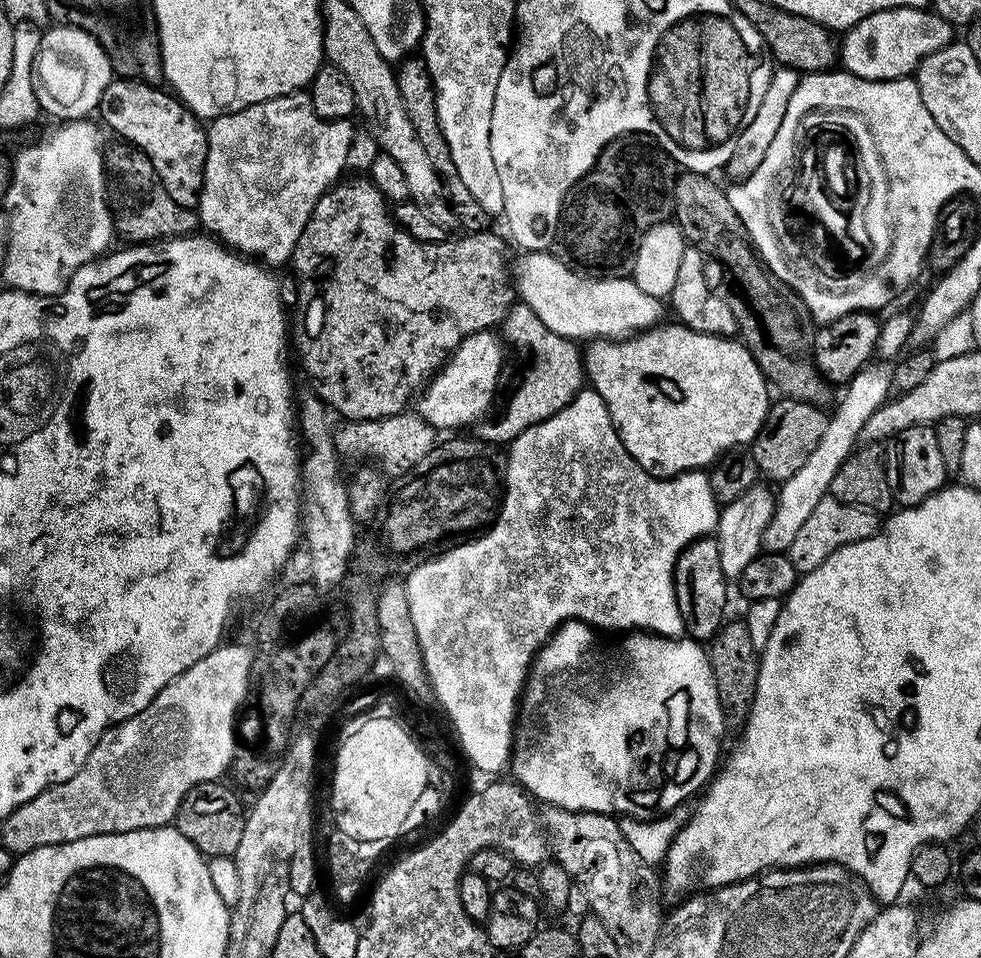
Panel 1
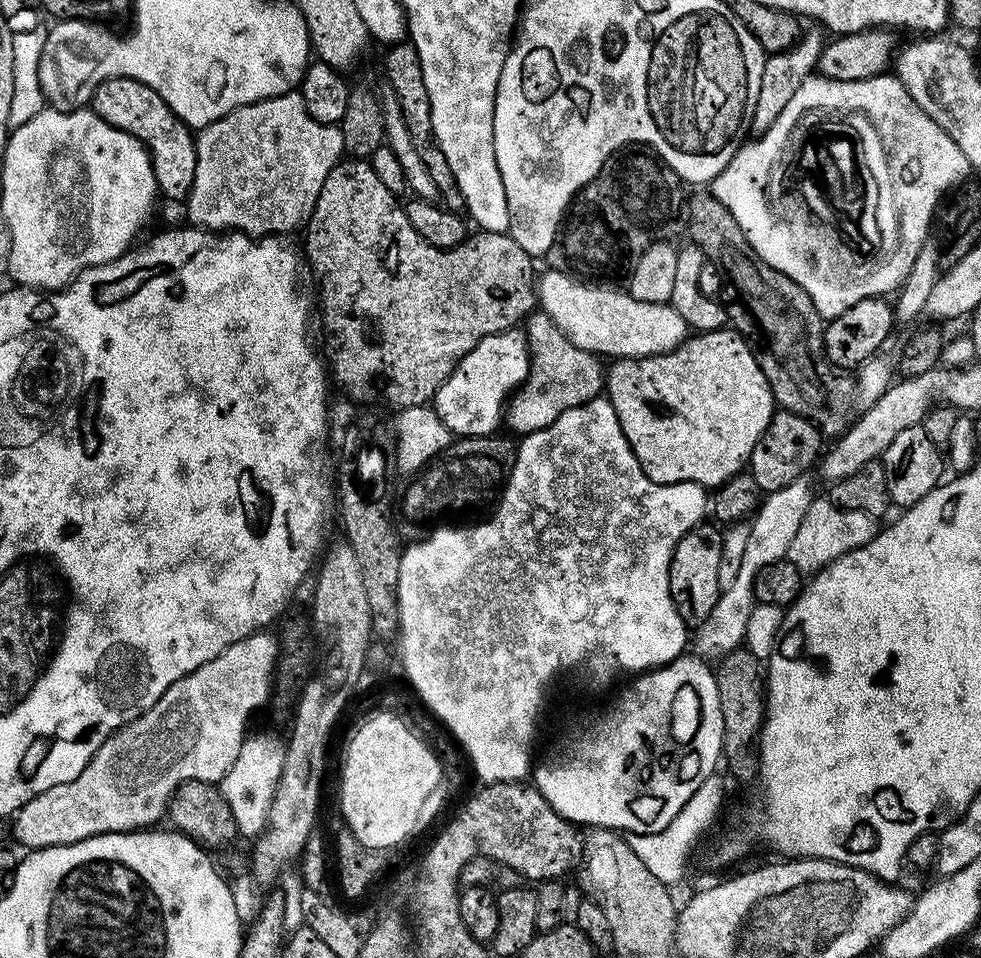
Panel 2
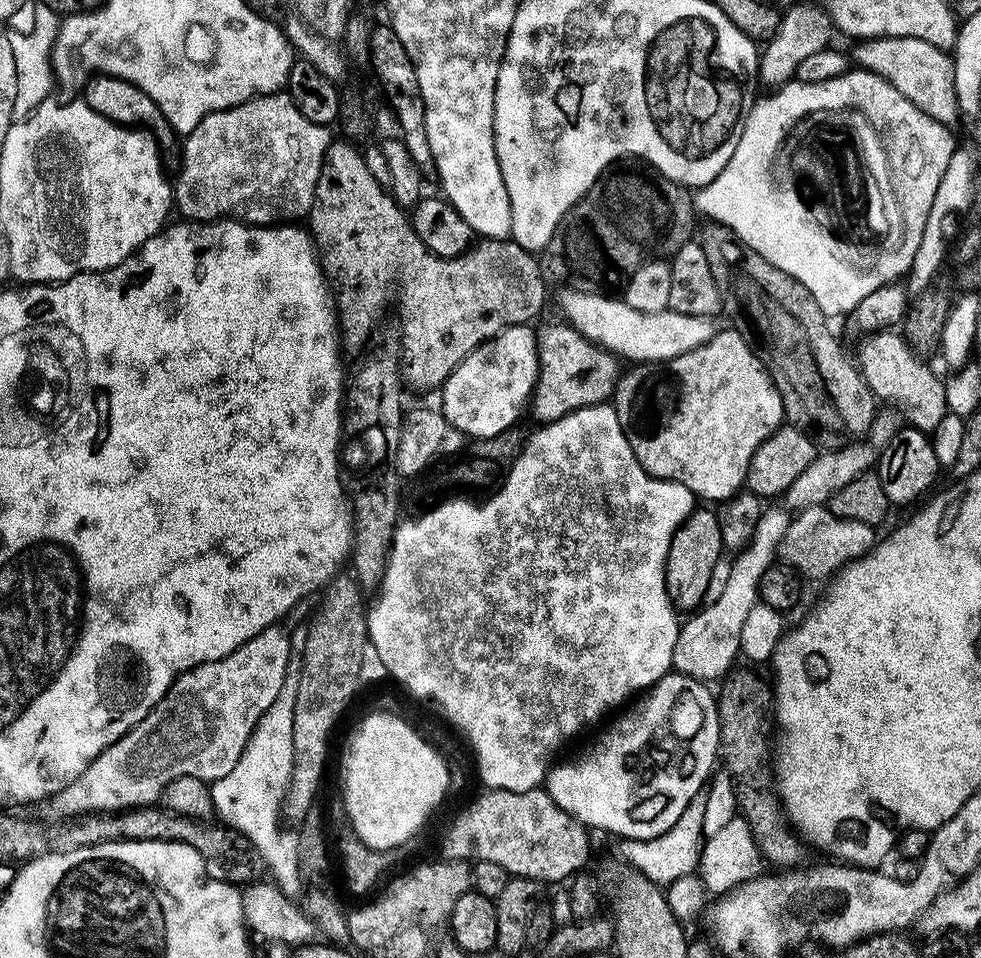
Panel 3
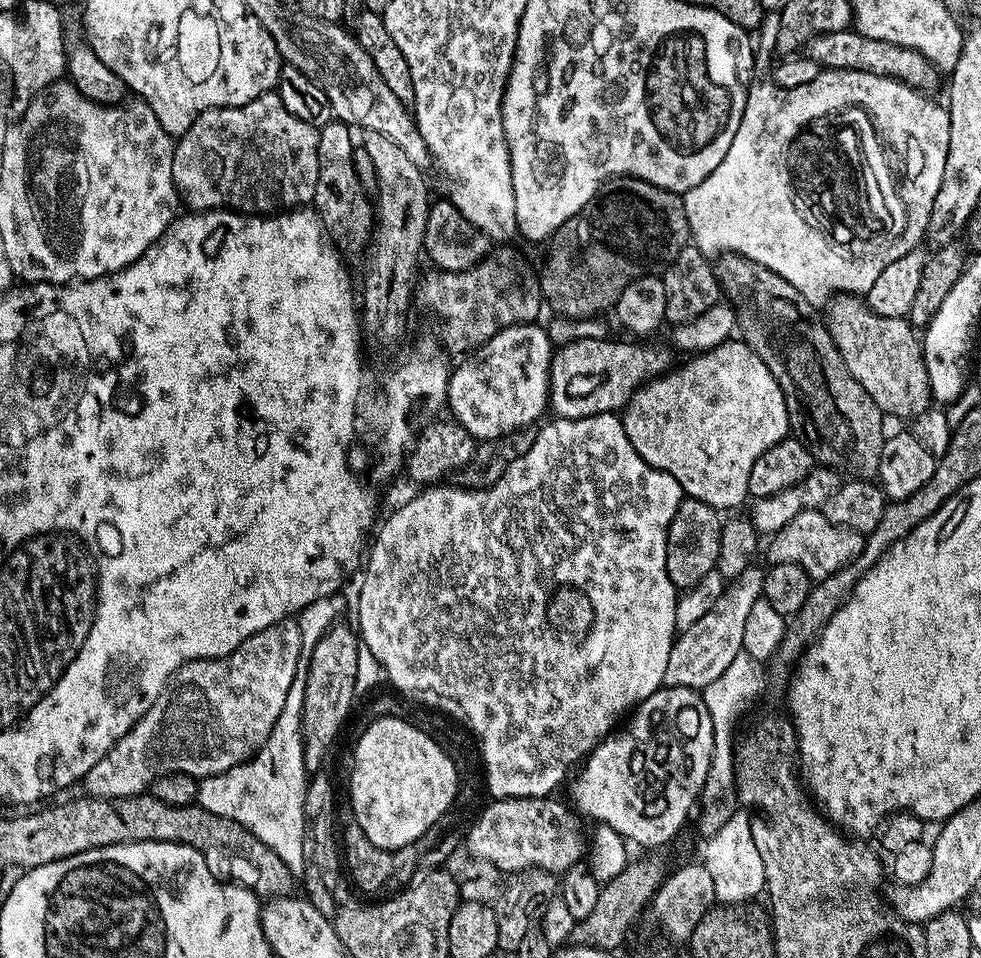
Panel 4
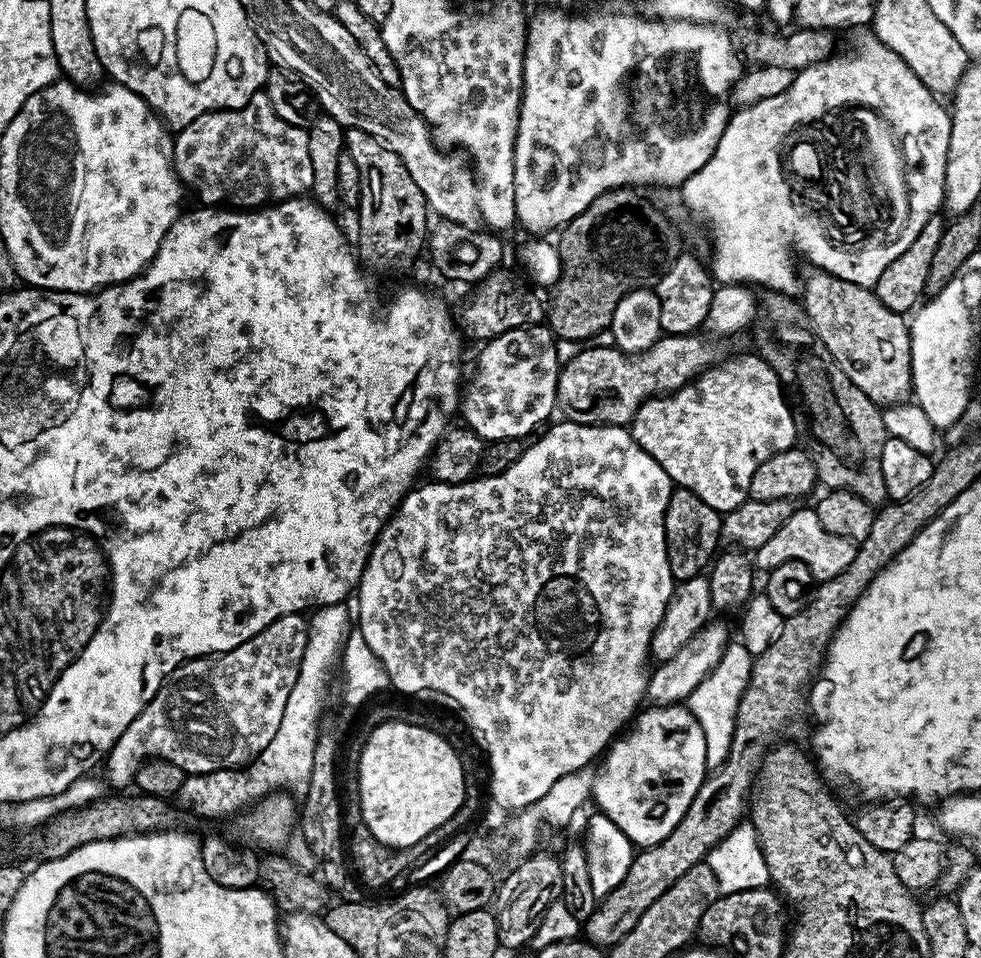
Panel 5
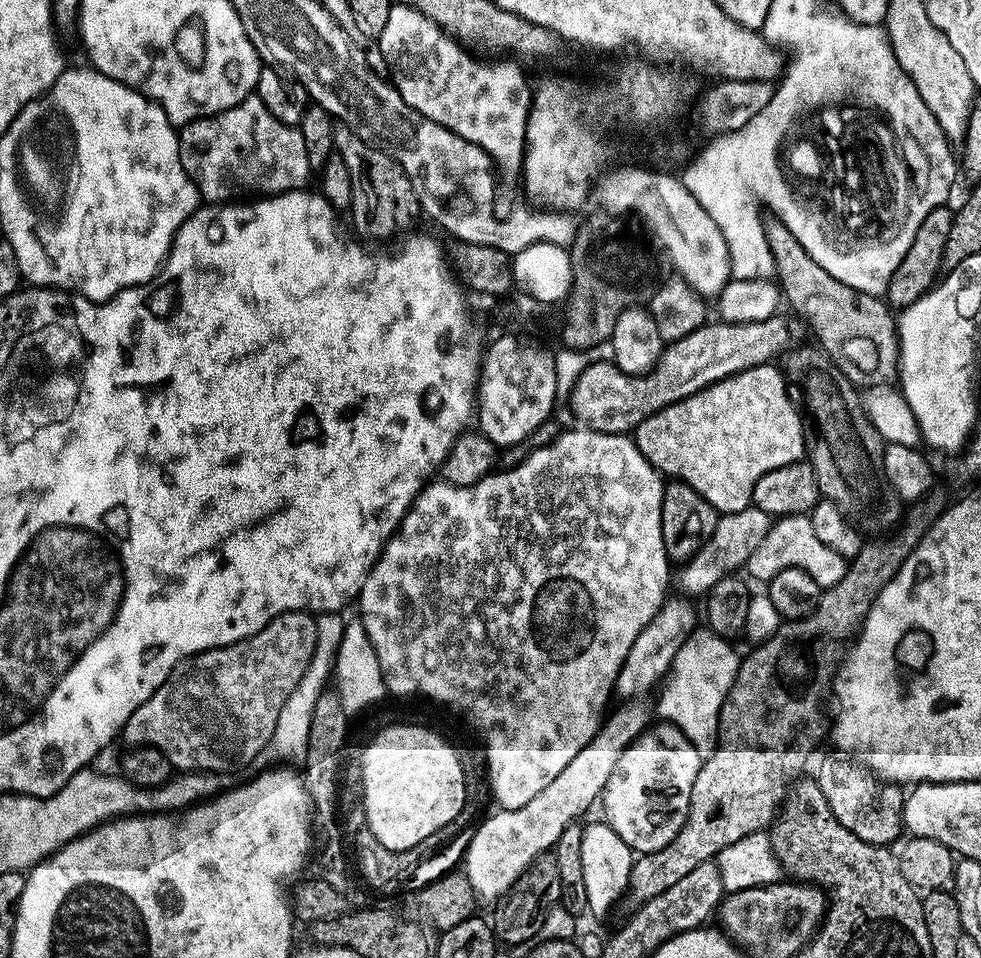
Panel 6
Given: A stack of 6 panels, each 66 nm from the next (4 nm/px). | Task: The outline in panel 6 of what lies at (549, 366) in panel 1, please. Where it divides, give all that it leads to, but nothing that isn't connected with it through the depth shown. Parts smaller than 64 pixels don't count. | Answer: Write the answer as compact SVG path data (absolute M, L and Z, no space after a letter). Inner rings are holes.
M777 314L749 324L706 322L686 338L671 341L660 355L660 361L642 376L627 376L607 359L597 364L596 361L589 362L572 387L572 412L585 429L631 433L647 416L653 416L666 406L682 402L727 376L745 372L759 364L771 364L783 357L793 347L794 341L792 328L782 316Z

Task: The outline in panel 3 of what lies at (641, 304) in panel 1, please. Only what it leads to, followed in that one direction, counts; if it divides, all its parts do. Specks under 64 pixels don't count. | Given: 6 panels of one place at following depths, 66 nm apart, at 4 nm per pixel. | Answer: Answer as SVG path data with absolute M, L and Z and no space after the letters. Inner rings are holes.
M564 290L561 291L560 308L564 311L563 319L576 331L581 332L585 338L605 348L607 352L615 354L628 362L663 362L678 358L678 354L686 354L690 350L698 350L698 346L706 346L710 338L714 338L718 331L717 322L710 316L698 314L678 314L671 310L662 312L643 312L634 310L622 298L616 300L612 296L599 296L596 290Z

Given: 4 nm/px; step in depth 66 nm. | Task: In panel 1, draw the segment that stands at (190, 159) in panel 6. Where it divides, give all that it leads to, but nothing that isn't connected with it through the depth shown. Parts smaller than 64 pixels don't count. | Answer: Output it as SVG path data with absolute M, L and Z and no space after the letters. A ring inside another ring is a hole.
M307 91L291 92L278 98L270 98L266 102L258 102L254 106L246 106L237 112L231 112L225 116L217 116L215 120L207 125L208 149L206 150L206 166L204 167L204 177L202 178L202 190L200 191L200 203L198 205L198 220L201 225L204 224L213 237L219 238L227 247L243 254L248 258L255 258L265 265L272 264L287 265L292 258L292 251L302 238L302 230L322 194L328 191L333 184L337 183L346 172L346 154L347 148L352 142L354 135L353 121L347 120L323 120L314 114L312 103L308 97Z

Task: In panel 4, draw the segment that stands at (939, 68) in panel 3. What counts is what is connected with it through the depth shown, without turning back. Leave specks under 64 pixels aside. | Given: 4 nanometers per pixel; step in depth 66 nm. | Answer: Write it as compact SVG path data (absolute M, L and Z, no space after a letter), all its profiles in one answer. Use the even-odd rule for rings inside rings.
M855 30L816 36L806 45L806 56L825 69L845 68L850 71L868 71L879 76L892 76L911 88L919 88L925 94L931 93L930 90L938 79L935 66L922 54L906 46L894 46L892 42L878 42L874 38L866 38Z

